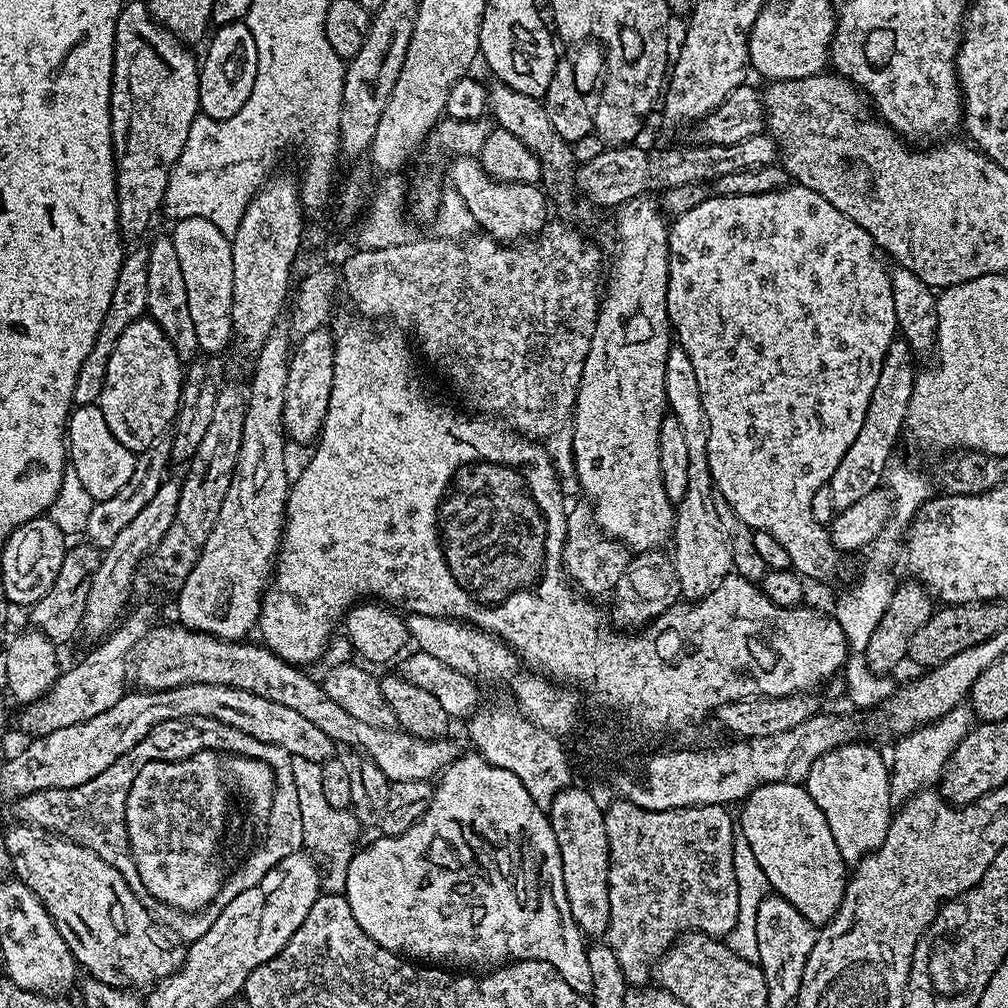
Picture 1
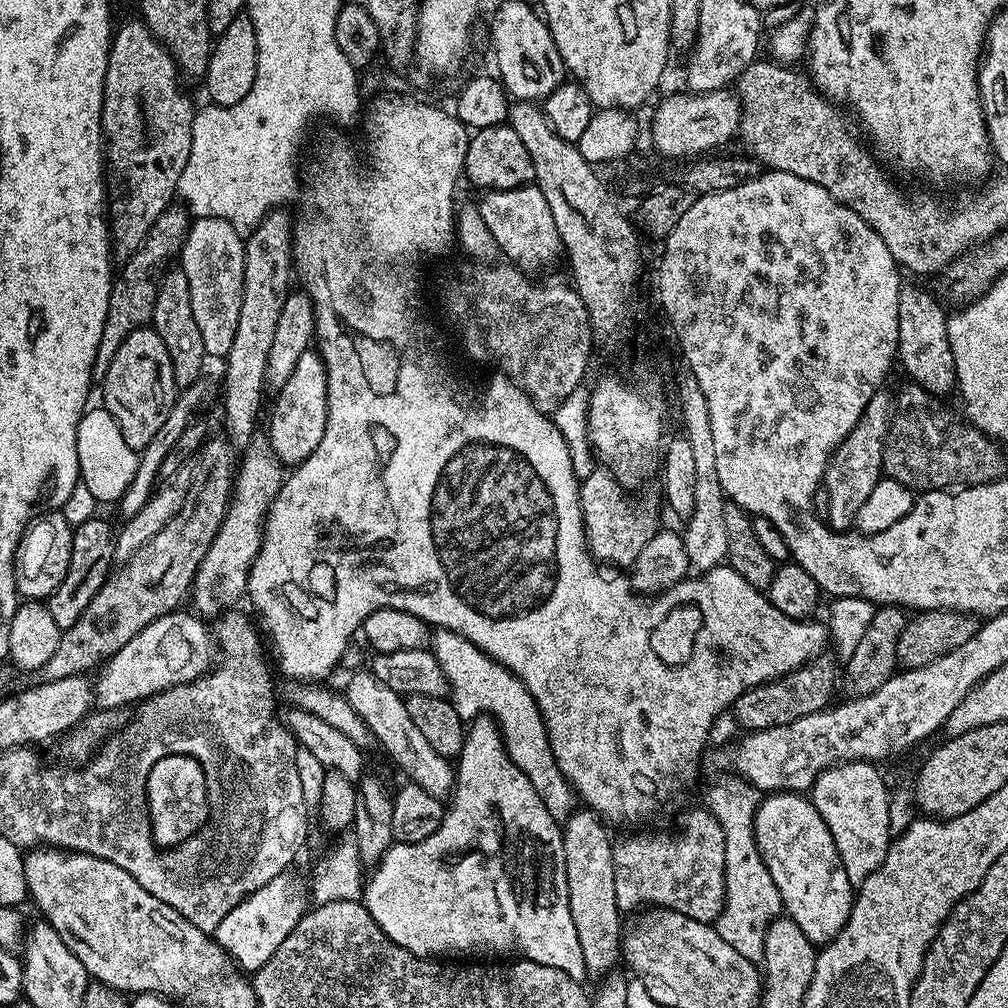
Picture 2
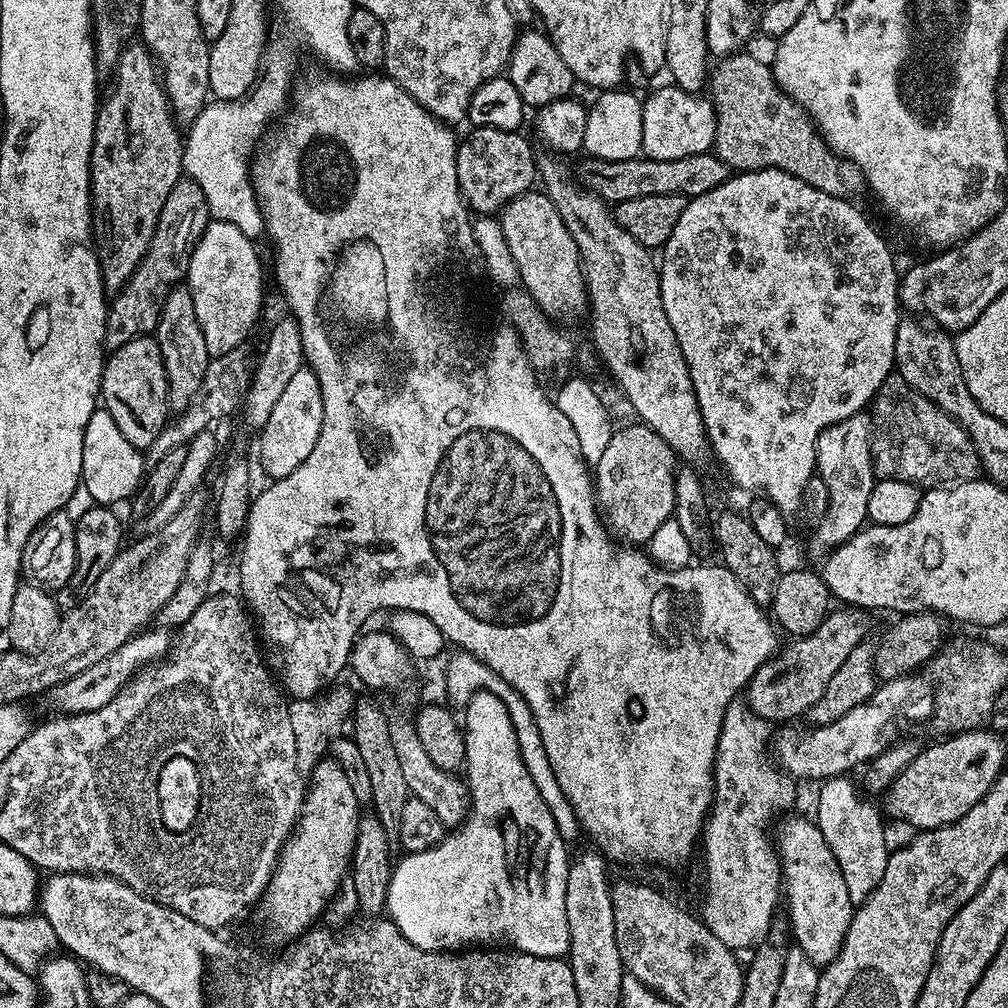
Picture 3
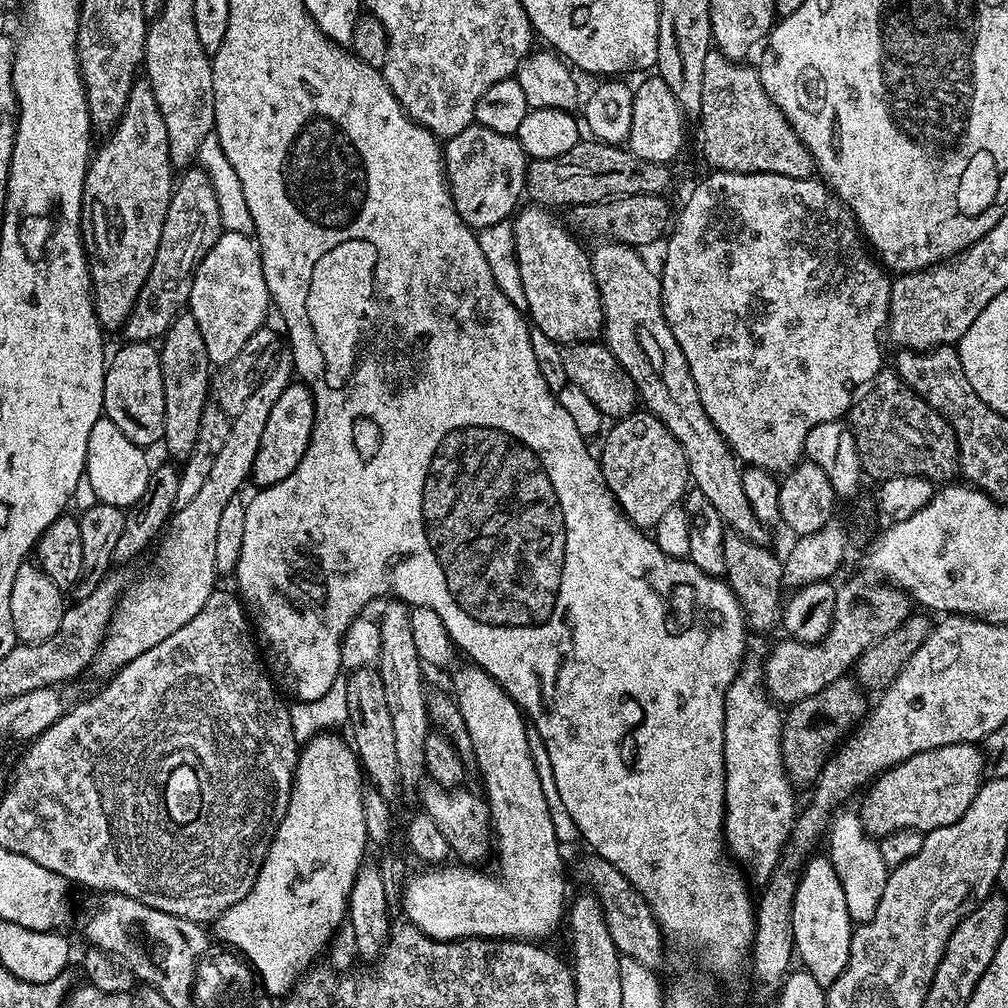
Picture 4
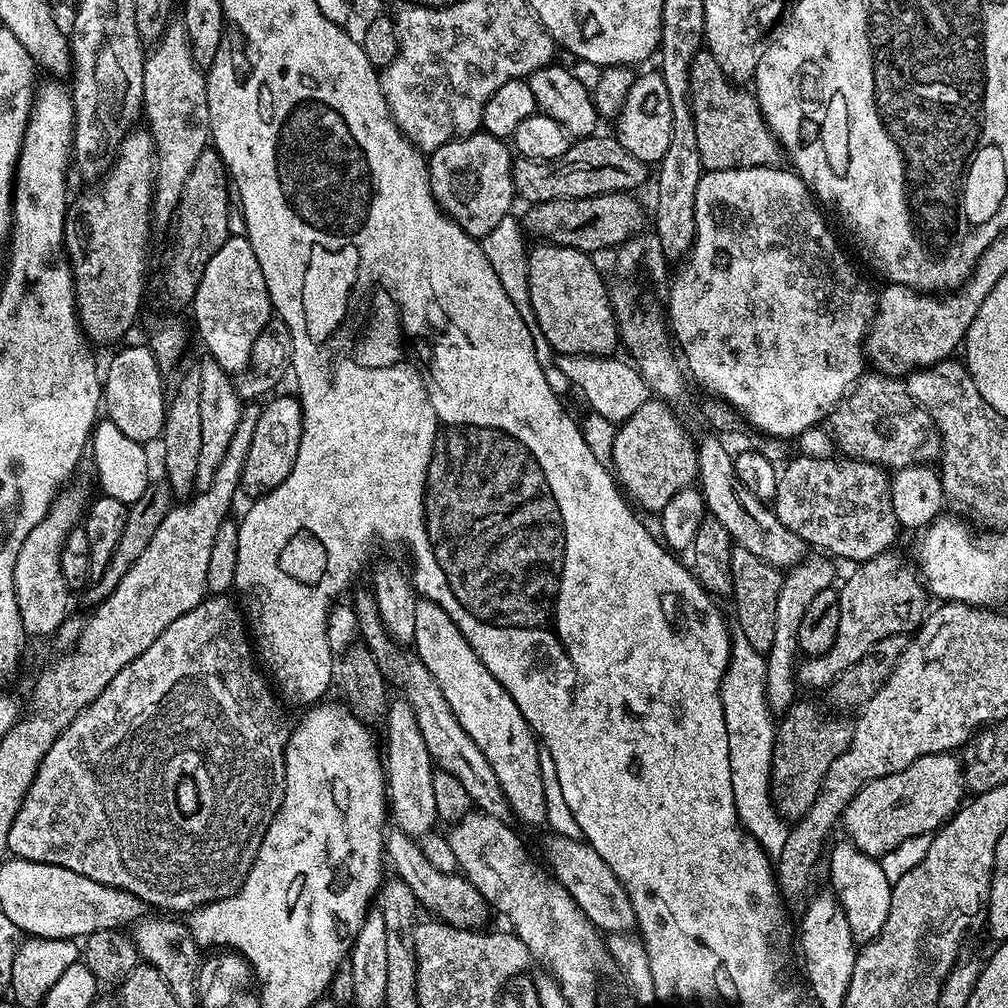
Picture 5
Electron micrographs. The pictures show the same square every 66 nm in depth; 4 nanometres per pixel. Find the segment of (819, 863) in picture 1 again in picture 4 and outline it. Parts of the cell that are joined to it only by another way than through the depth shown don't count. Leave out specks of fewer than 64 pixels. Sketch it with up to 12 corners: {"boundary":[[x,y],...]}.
{"boundary":[[827,855],[794,894],[795,955],[825,990],[846,970],[854,922]]}

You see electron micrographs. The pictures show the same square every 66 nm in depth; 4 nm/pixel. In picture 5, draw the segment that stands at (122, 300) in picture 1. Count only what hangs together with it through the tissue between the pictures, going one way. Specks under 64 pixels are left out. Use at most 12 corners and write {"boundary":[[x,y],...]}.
{"boundary":[[198,154],[174,217],[168,292],[184,309],[229,238],[230,177]]}

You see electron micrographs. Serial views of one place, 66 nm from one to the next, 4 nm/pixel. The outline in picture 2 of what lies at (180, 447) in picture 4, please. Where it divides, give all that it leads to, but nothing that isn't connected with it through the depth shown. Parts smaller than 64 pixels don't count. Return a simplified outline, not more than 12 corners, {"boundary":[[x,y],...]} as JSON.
{"boundary":[[159,277],[150,324],[166,342],[177,389],[195,385],[206,353],[190,282]]}

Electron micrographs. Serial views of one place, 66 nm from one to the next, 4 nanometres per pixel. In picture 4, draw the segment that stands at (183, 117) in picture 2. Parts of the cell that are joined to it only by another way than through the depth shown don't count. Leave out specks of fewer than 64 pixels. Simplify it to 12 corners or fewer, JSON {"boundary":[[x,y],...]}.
{"boundary":[[137,82],[80,203],[92,305],[123,329],[174,187],[166,122]]}

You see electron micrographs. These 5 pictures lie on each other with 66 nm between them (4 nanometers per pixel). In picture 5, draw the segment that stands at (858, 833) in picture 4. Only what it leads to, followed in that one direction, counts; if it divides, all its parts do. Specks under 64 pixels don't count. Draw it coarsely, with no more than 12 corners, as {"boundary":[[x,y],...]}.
{"boundary":[[851,842],[828,860],[853,940],[886,922],[893,881]]}

